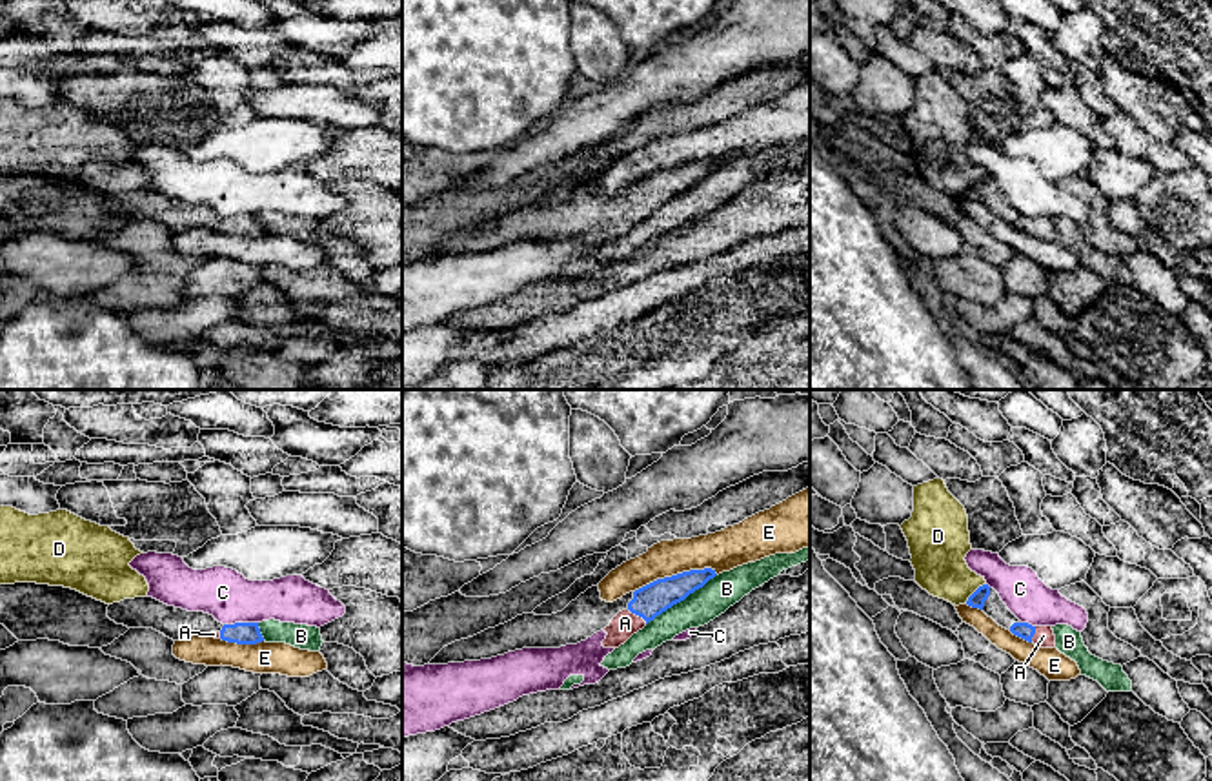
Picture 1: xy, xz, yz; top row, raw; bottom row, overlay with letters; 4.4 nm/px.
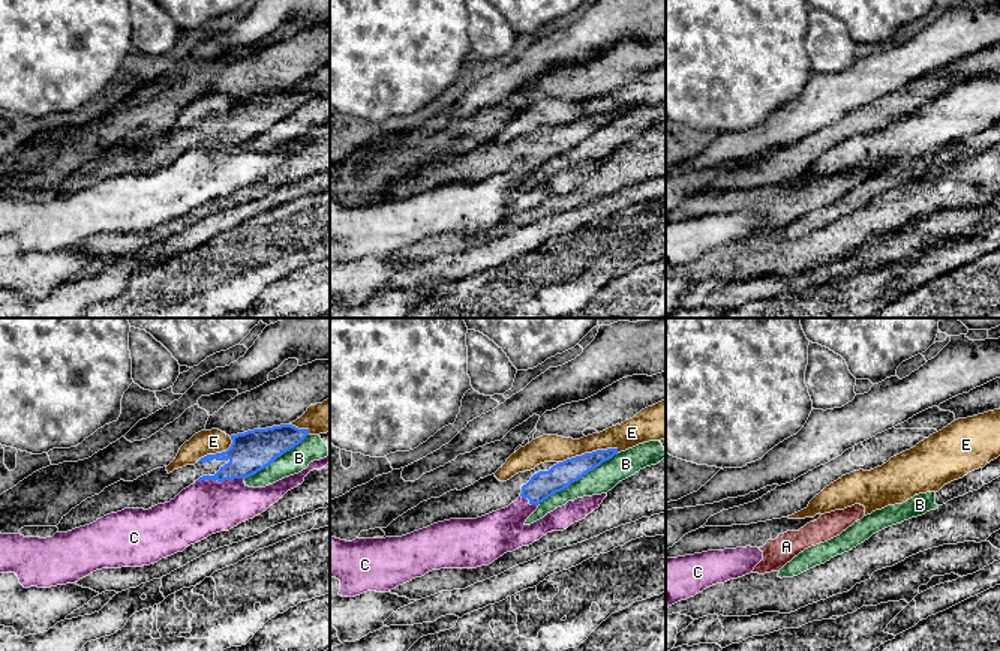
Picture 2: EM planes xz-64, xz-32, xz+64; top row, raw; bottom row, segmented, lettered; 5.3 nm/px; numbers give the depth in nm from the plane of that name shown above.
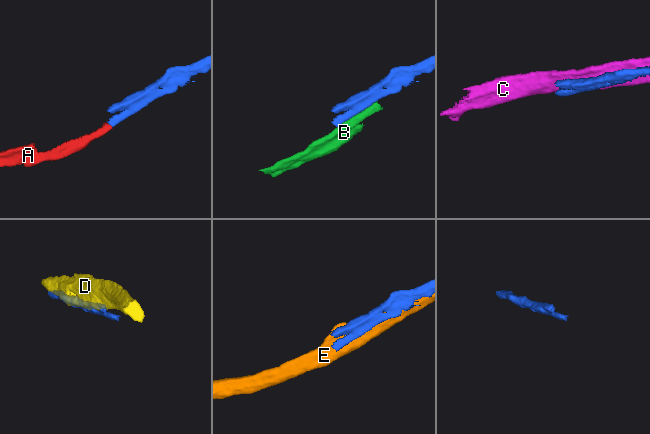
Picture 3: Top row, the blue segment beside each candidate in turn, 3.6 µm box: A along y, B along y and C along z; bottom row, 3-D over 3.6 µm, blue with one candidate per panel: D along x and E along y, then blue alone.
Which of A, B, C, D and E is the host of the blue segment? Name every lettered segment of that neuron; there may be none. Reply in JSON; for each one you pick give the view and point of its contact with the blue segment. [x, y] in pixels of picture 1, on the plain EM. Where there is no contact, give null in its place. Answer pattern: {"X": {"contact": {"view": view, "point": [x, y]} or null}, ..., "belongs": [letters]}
{"A": {"contact": {"view": "xz", "point": [637, 206]}}, "belongs": ["A"]}

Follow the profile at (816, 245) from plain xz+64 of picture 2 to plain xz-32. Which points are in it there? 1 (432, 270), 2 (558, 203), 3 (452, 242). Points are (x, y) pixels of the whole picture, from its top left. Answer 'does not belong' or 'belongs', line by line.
1: does not belong
2: belongs
3: belongs

